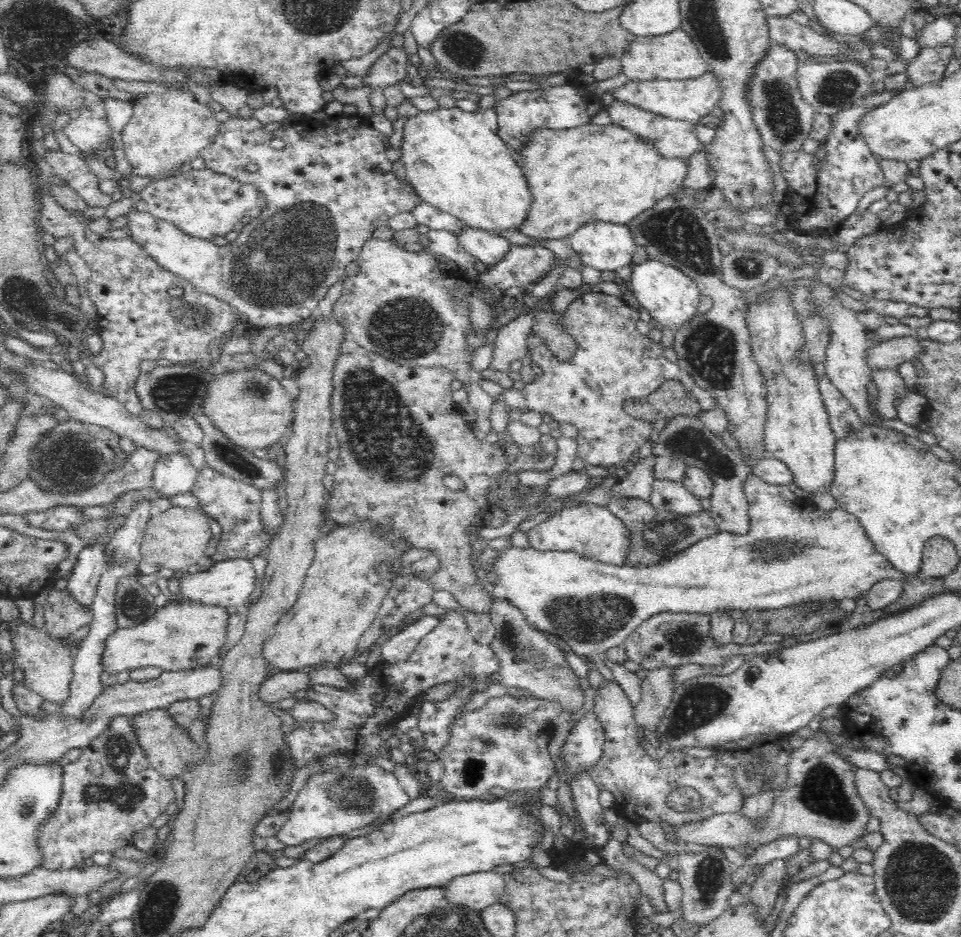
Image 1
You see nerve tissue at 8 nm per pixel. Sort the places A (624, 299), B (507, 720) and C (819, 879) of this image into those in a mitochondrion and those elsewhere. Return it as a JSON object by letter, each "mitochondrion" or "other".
{"A":"other","B":"mitochondrion","C":"other"}

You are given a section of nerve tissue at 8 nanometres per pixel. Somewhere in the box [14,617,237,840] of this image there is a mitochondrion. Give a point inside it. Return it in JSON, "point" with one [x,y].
{"point":[121,792]}

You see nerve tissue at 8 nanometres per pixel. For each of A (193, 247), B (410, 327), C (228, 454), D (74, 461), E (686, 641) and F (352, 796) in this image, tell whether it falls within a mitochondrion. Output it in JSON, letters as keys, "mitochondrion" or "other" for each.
{"A":"other","B":"mitochondrion","C":"mitochondrion","D":"mitochondrion","E":"mitochondrion","F":"mitochondrion"}

